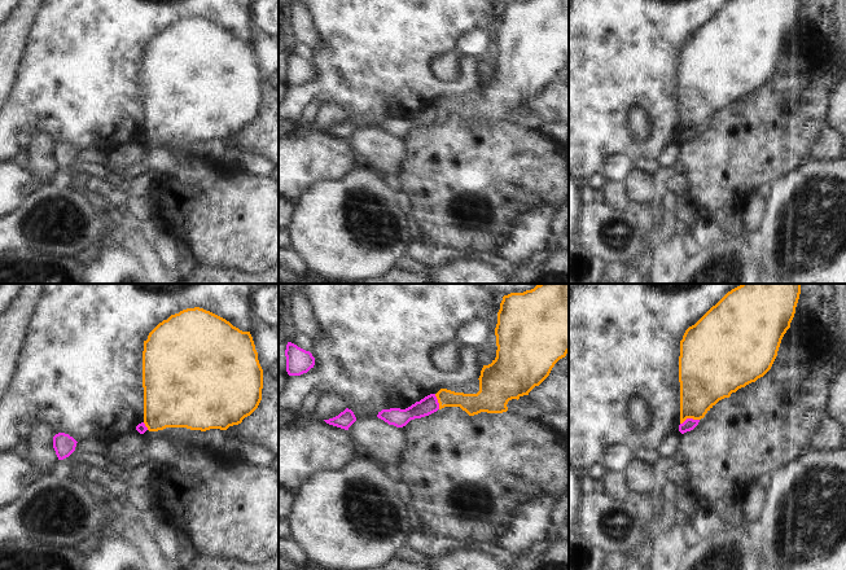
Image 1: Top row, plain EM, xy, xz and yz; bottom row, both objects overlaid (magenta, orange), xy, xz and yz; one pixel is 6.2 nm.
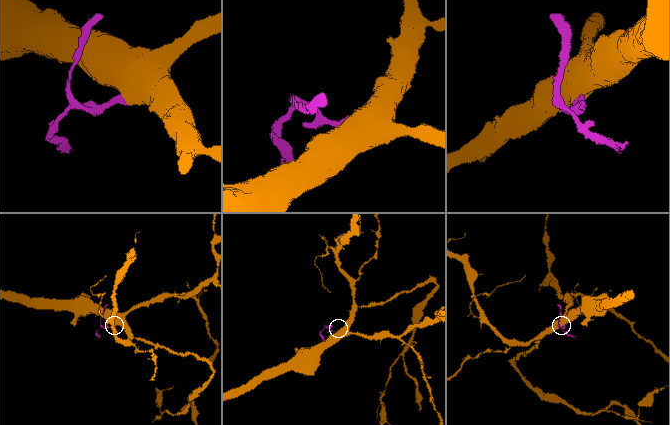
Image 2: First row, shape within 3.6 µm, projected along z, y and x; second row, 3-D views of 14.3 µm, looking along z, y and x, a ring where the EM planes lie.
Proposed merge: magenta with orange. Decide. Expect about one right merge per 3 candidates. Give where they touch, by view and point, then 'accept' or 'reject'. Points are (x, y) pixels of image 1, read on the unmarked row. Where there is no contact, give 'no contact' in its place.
yz (689, 128) | reject

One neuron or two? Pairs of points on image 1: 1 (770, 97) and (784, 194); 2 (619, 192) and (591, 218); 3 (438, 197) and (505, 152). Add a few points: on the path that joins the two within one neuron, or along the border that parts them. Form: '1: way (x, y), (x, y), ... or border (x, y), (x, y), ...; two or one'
1: border (802, 162), (796, 169), (780, 175), (771, 184); two
2: border (605, 201), (618, 210), (630, 209); two
3: way (455, 191), (461, 191), (476, 182), (489, 169); one

